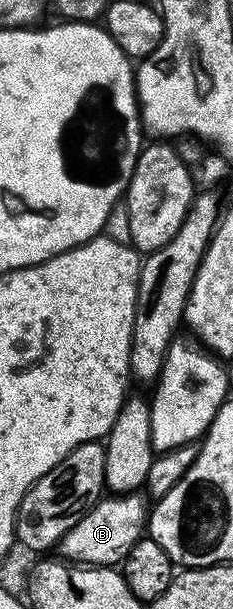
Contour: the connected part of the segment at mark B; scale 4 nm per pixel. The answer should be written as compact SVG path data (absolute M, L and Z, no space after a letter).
M124 492L122 494L107 494L98 500L96 504L90 505L86 514L59 539L57 552L64 561L75 566L98 566L101 568L115 568L122 565L126 560L129 550L138 540L144 539L145 529L149 524L149 500L146 495L139 492Z

